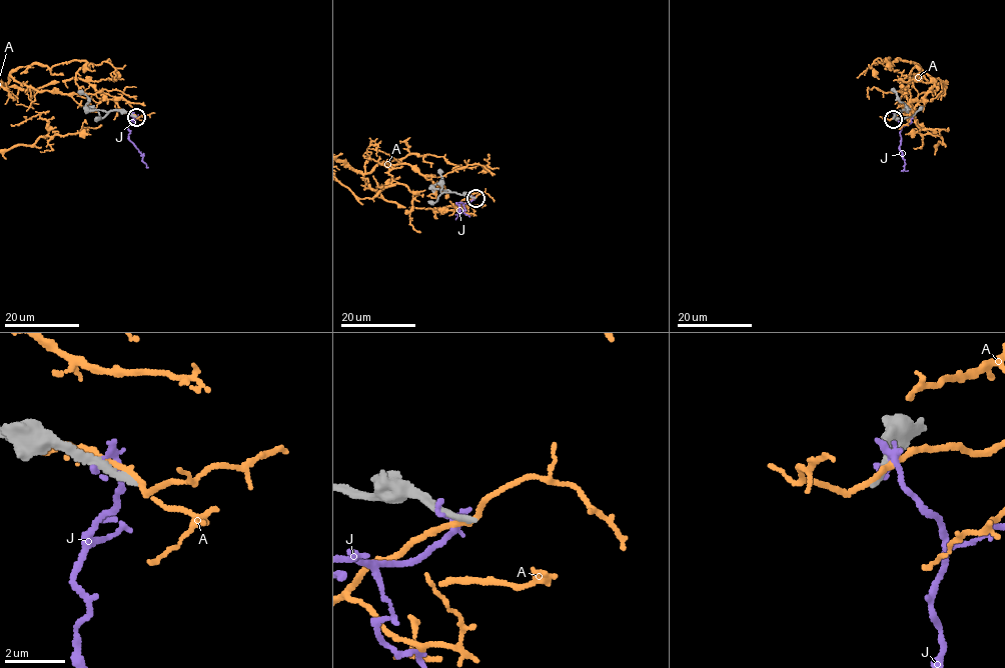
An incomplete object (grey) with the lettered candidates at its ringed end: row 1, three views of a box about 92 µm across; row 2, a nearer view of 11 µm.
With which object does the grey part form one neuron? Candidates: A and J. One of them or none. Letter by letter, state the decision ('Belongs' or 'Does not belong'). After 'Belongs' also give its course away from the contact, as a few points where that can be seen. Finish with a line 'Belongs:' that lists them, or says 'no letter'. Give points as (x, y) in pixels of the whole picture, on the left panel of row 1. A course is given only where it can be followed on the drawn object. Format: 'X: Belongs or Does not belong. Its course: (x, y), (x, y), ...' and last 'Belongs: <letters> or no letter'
A: Does not belong
J: Does not belong
Belongs: no letter

